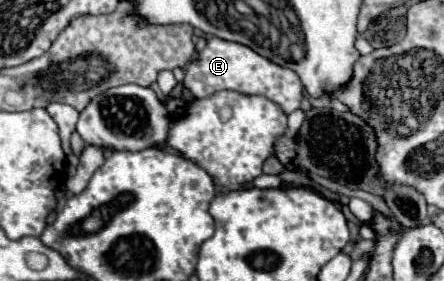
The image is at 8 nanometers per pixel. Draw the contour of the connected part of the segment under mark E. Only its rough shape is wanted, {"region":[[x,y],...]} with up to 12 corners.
{"region":[[210,37],[182,89],[264,95],[286,113],[304,97],[292,69],[242,43]]}

